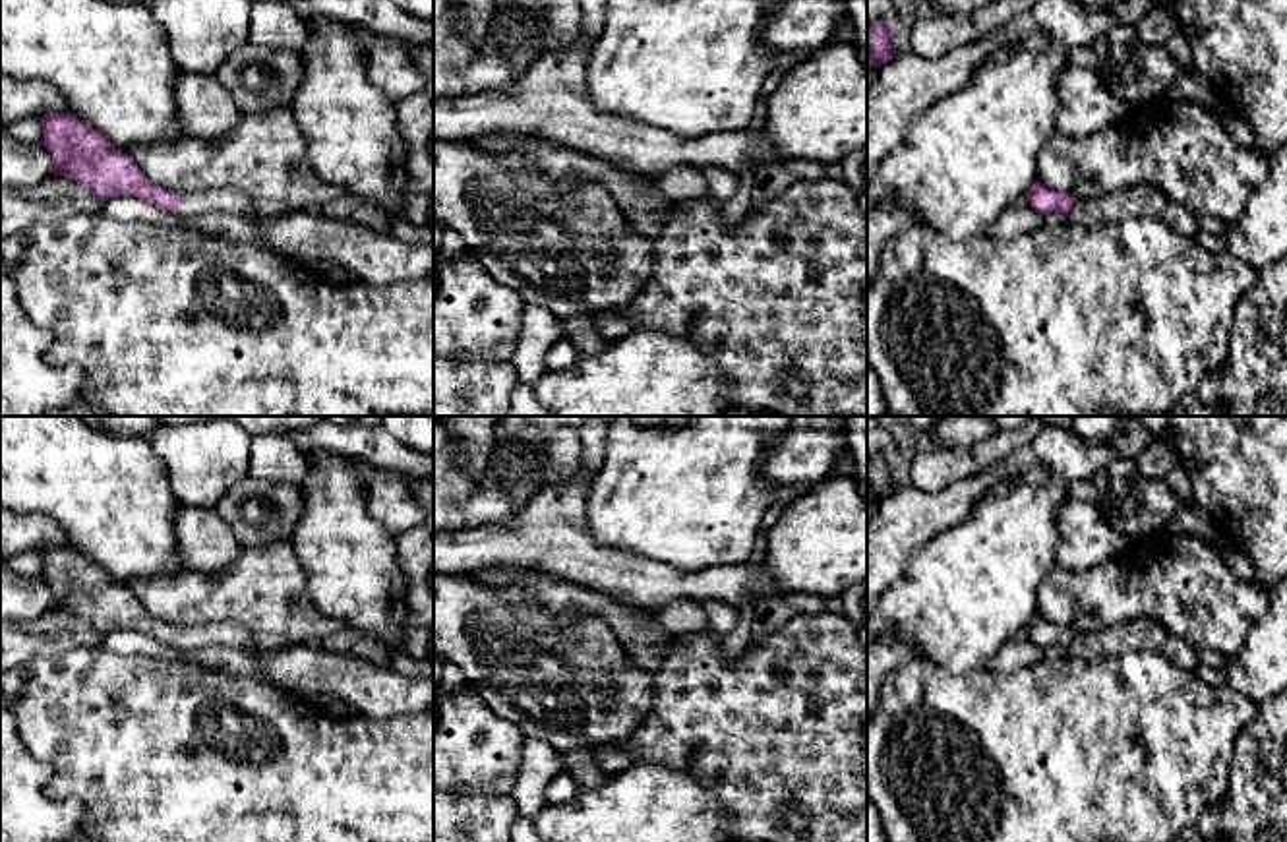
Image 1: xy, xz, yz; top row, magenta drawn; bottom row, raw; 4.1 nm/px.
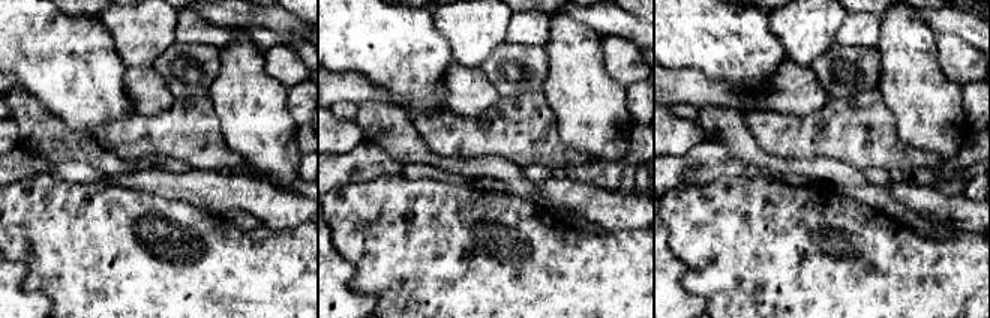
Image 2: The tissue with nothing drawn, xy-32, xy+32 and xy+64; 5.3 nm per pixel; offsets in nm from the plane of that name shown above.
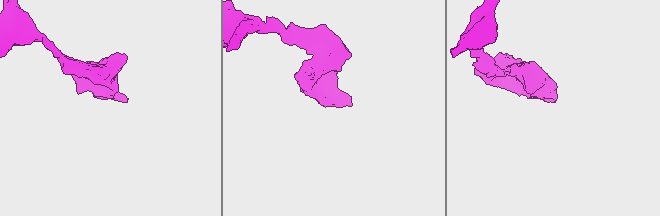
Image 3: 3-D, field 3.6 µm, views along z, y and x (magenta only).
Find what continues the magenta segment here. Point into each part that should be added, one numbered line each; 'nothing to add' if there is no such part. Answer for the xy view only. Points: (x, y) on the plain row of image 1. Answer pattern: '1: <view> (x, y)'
1: xy (233, 635)

